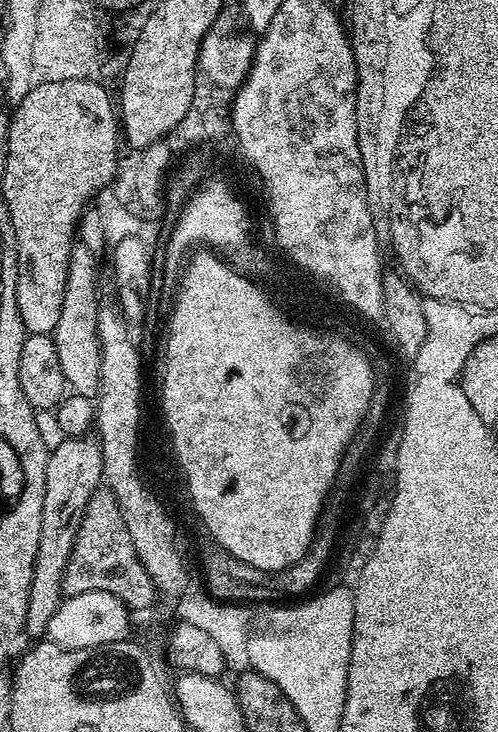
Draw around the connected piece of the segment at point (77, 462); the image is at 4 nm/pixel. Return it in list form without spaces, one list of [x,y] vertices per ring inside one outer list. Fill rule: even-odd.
[[[90,434],[67,437],[49,451],[46,466],[42,504],[42,530],[39,536],[39,550],[35,558],[30,598],[27,600],[27,616],[24,632],[29,628],[43,628],[48,631],[50,618],[63,599],[61,582],[65,566],[69,562],[77,528],[89,498],[102,482],[102,454],[99,439]]]

